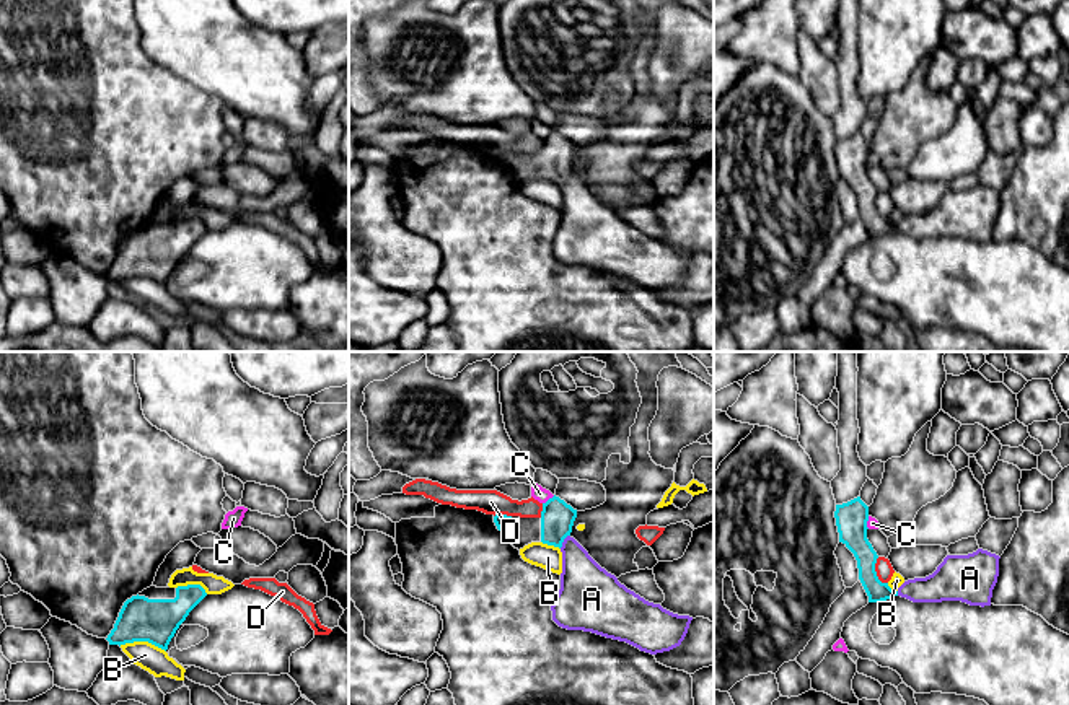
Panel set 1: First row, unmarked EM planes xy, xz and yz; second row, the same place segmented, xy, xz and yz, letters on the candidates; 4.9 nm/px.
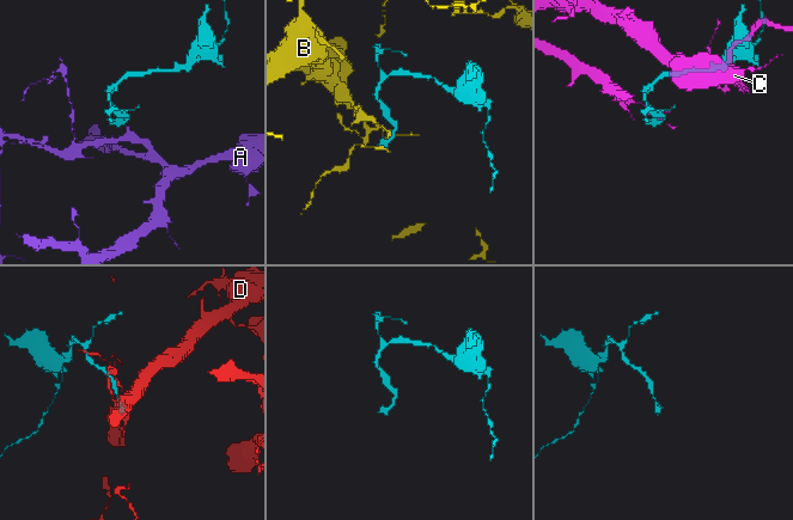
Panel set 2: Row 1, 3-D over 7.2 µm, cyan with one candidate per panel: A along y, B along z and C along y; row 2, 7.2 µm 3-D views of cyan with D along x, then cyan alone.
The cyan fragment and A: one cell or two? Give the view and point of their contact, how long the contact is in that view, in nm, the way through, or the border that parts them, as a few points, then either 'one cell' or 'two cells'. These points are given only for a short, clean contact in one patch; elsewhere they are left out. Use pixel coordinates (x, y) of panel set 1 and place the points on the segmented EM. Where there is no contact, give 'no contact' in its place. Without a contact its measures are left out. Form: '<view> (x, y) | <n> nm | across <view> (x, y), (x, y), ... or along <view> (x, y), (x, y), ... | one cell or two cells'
xz (563, 541) | 90 nm | across xz (558, 518), (558, 534), (563, 541), (572, 551), (584, 585) | one cell

